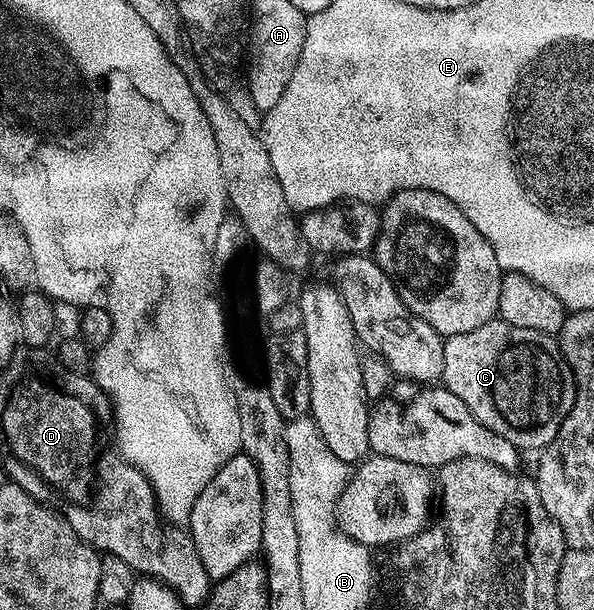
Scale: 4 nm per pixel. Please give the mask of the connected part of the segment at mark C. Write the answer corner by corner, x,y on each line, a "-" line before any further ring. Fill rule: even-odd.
501,317
488,320
480,325
480,329
472,329
472,333
456,333
445,340
441,382
468,405
468,409
484,426
523,452
537,452
554,440
578,392
574,388
572,369
566,364
555,336
545,335
536,329
513,327

